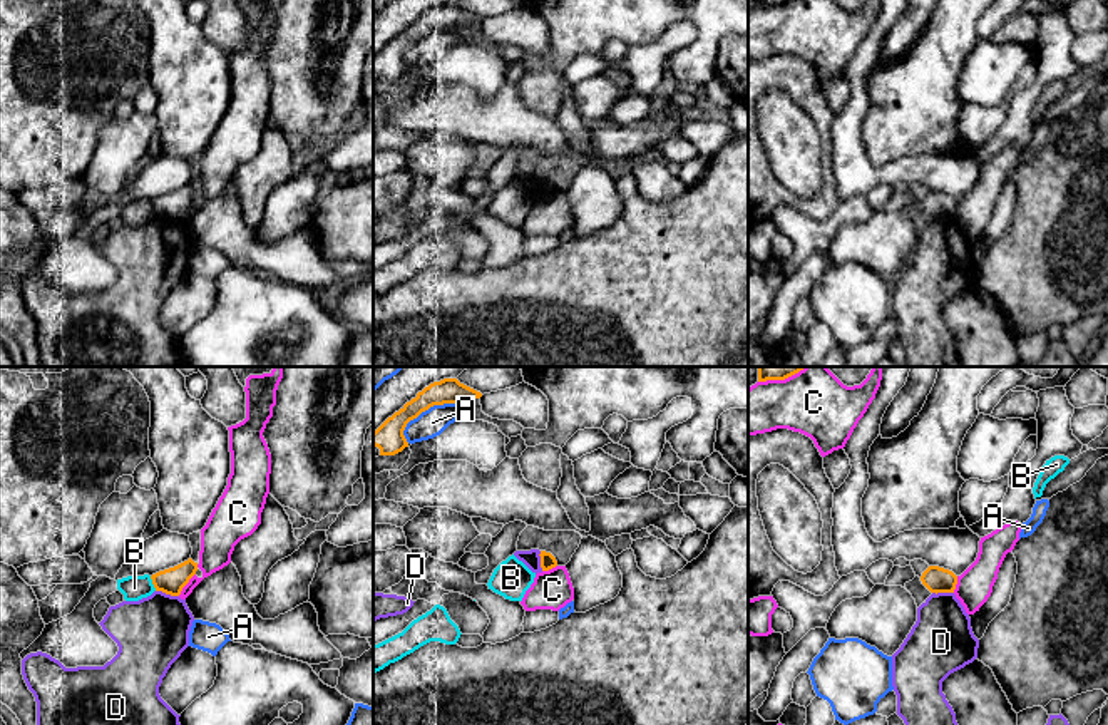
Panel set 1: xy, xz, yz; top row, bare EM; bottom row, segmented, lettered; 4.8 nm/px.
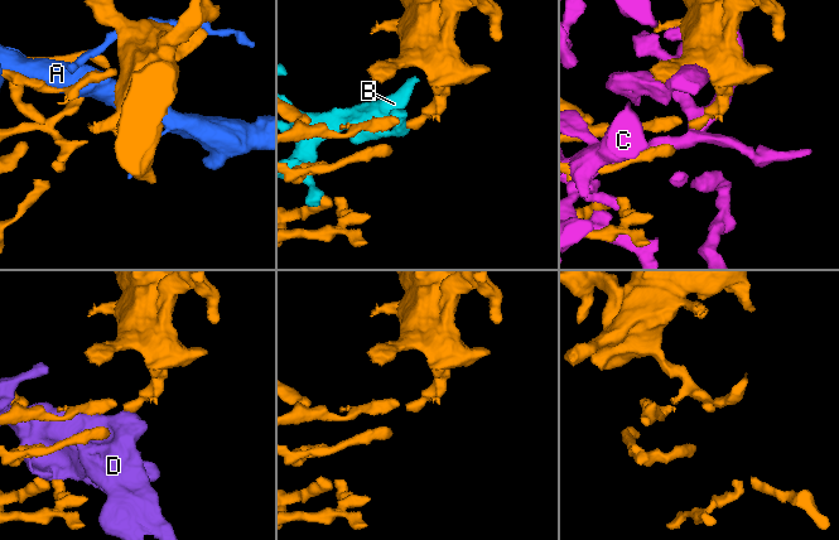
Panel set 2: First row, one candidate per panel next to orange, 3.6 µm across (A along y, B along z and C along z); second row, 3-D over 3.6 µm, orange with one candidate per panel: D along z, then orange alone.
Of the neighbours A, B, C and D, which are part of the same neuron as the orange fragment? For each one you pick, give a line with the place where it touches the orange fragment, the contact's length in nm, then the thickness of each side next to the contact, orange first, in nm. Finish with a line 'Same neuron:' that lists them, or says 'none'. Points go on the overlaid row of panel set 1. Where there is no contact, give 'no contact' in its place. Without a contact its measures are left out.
Same neuron: none

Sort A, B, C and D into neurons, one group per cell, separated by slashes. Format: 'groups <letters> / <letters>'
groups A / B / C / D

